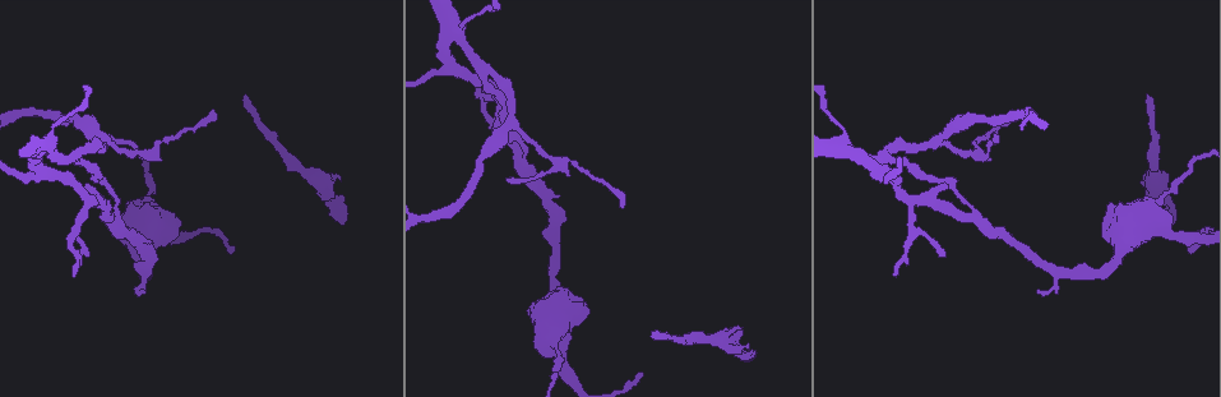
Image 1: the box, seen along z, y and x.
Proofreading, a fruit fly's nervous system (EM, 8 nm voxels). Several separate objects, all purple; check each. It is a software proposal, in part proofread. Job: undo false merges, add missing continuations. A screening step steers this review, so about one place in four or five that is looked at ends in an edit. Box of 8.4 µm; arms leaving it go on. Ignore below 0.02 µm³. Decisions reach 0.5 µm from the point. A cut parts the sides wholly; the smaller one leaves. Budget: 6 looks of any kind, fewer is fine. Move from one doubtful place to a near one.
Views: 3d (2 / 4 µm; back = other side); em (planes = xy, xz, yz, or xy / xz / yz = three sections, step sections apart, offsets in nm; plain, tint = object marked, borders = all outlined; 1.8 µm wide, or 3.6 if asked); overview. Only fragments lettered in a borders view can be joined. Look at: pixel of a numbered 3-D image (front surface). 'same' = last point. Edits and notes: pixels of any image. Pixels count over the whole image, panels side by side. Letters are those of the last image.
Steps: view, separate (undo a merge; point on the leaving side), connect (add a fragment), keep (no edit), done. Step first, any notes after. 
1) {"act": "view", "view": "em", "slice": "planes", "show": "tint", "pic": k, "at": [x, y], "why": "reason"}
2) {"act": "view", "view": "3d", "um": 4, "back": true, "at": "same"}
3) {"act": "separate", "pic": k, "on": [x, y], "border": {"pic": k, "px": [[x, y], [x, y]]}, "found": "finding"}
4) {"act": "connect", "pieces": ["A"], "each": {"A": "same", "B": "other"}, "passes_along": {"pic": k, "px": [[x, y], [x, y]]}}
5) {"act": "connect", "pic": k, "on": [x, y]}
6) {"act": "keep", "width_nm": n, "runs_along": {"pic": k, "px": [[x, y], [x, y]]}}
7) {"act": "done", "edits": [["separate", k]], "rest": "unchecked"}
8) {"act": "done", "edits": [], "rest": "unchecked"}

{"act": "view", "view": "3d", "um": 4, "pic": 1, "at": [246, 97], "why": "free end"}

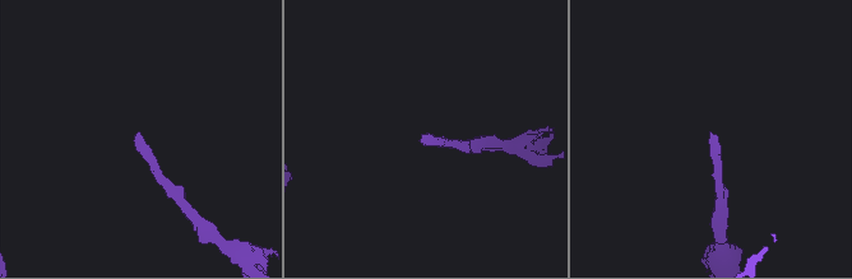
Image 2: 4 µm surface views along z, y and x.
{"act": "view", "view": "em", "slice": "planes", "show": "borders", "pic": 2, "at": [423, 140]}

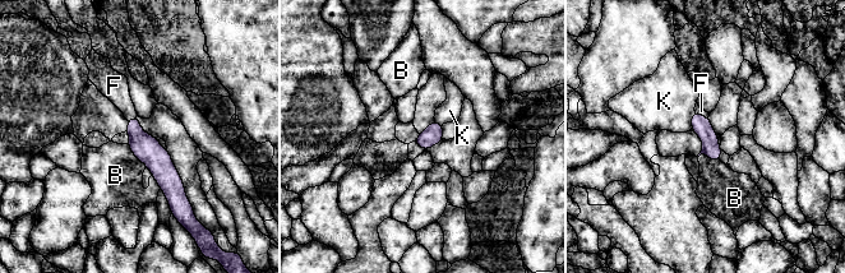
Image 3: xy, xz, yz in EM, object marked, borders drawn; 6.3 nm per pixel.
{"act": "connect", "pieces": ["F"], "width_nm": 120, "each": {"B": "other", "F": "same", "K": "other"}, "passes_along": {"pic": 3, "px": [[701, 125], [700, 115], [701, 111]]}, "found": "the neuron continues"}

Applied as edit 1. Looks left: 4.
{"act": "view", "view": "3d", "um": 4, "pic": 1, "at": [180, 220], "why": "an open end"}

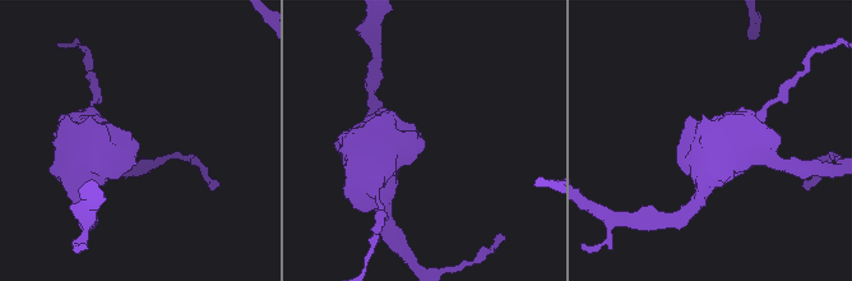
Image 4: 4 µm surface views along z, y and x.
{"act": "view", "view": "em", "slice": "xy", "step": 8, "show": "tint", "pic": 4, "at": [423, 141]}

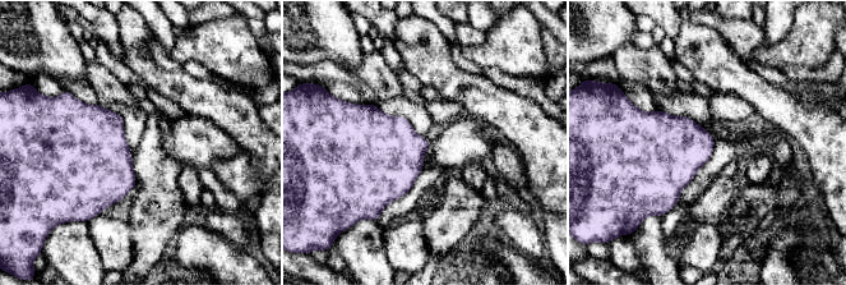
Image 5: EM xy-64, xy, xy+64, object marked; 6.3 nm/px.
{"act": "view", "view": "em", "slice": "planes", "show": "borders", "at": "same", "why": "cut it another way"}

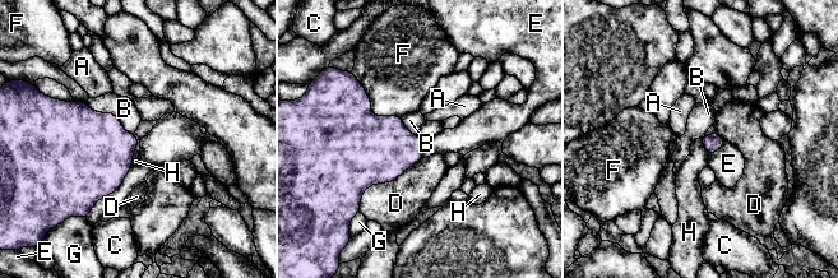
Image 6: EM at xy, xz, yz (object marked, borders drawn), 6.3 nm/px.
{"act": "keep", "longest_contact_nm": ["D", 500], "each": {"A": "other", "B": "other", "C": "other", "D": "other", "E": "other", "F": "other", "G": "other", "H": "other"}, "border": {"pic": 6, "px": [[139, 140], [132, 165]]}, "found": "no lettered fragment goes on from it"}

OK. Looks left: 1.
{"act": "done", "edits": [["connect", 3]], "rest": "unchecked"}

